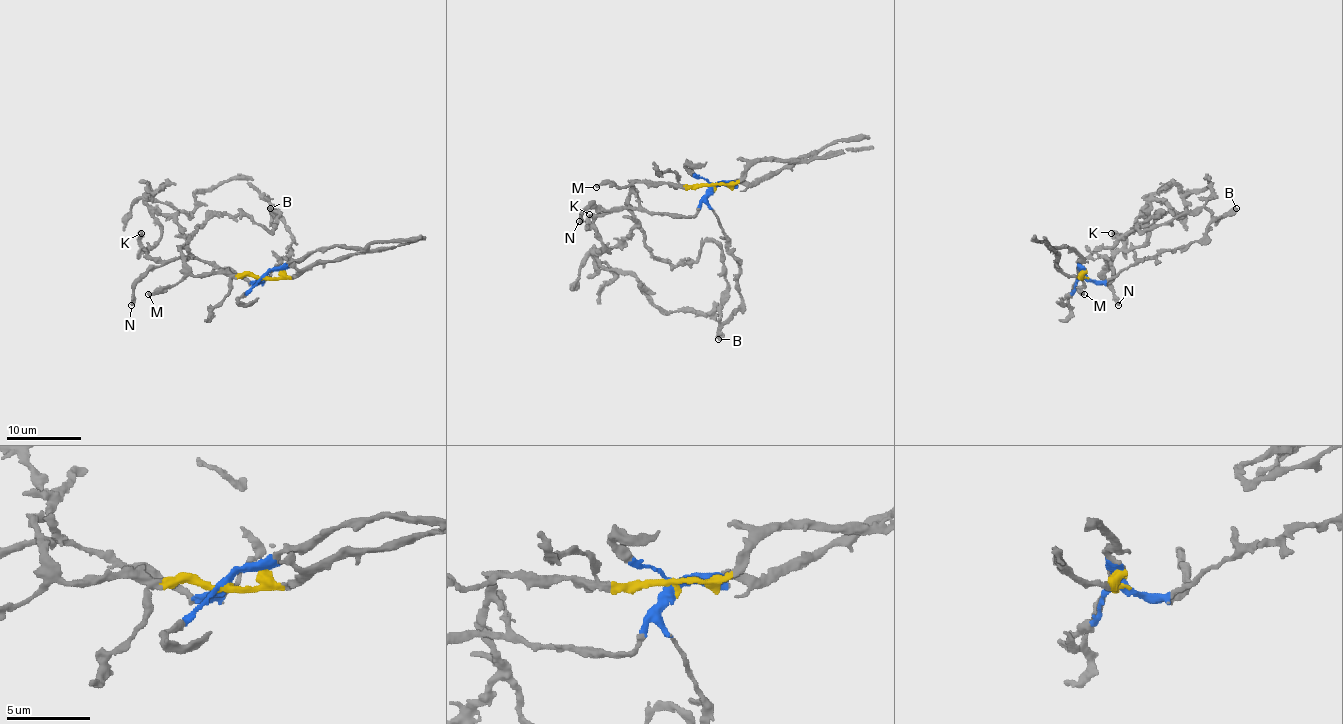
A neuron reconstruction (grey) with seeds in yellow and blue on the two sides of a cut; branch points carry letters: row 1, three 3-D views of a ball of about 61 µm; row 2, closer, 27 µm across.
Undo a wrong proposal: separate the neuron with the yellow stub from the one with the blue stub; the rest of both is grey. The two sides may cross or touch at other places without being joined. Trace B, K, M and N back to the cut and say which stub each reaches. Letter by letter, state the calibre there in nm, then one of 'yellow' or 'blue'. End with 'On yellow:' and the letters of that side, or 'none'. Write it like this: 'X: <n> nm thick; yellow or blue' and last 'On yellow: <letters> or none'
B: 550 nm thick; blue
K: 400 nm thick; blue
M: 280 nm thick; yellow
N: 420 nm thick; blue
On yellow: M

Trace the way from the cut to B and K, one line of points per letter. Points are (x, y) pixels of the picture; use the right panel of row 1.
B: (1083, 277), (1101, 281), (1145, 259), (1188, 247), (1197, 242), (1216, 219), (1237, 208)
K: (1083, 277), (1105, 281), (1113, 277), (1111, 262), (1105, 259), (1109, 260), (1122, 247), (1120, 240), (1111, 232)

